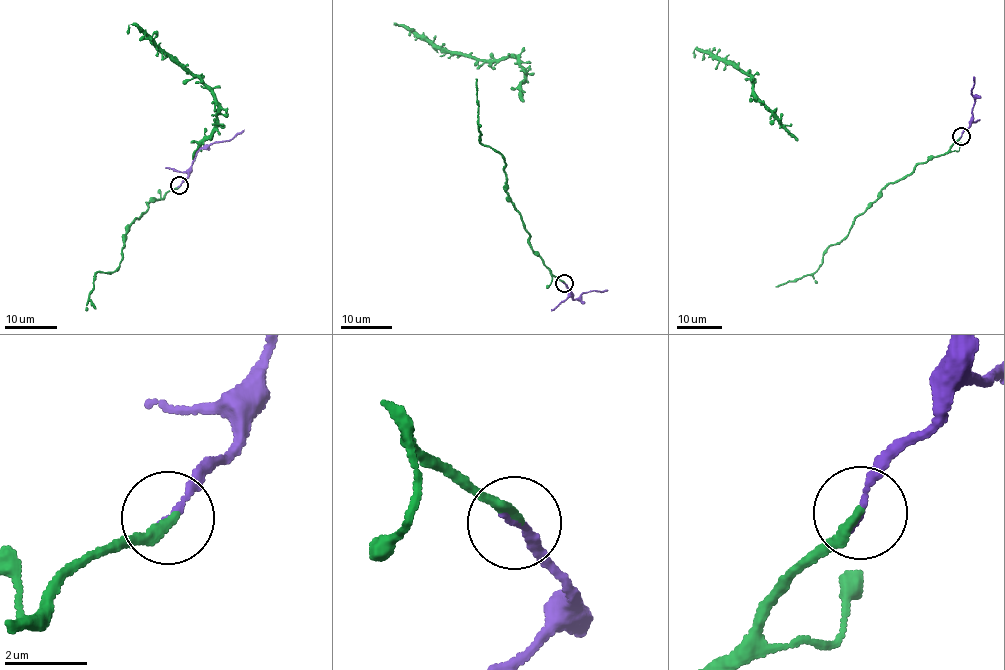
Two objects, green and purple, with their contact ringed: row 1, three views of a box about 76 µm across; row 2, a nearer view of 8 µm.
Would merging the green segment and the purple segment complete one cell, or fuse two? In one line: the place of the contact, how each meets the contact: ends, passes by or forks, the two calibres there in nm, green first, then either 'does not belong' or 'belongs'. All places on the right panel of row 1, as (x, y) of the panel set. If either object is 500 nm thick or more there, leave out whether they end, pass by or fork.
(961, 136) | green ends | purple ends | 240/160 nm | belongs

